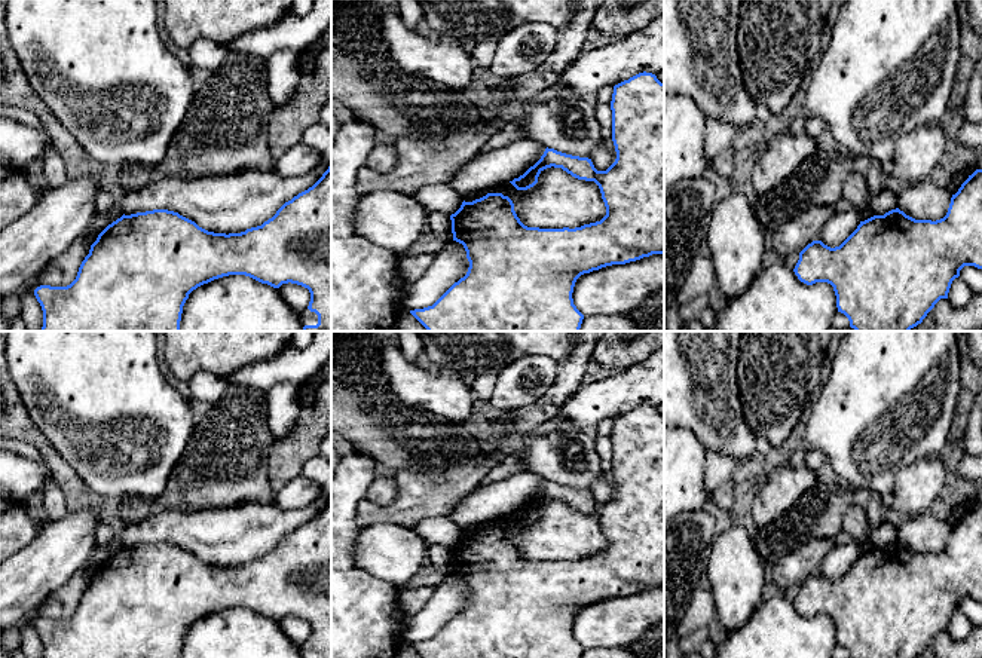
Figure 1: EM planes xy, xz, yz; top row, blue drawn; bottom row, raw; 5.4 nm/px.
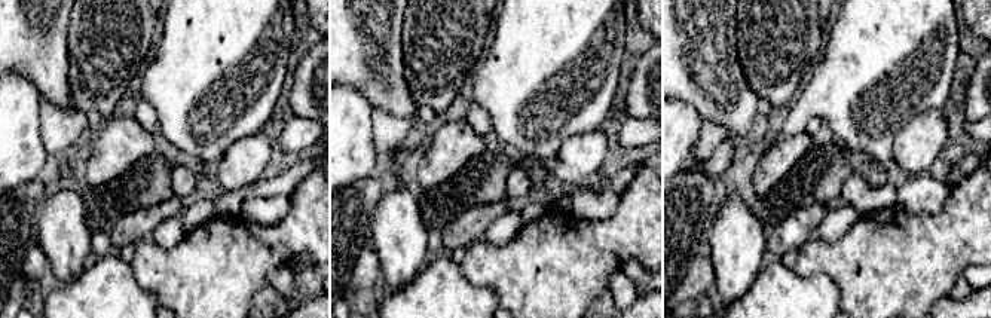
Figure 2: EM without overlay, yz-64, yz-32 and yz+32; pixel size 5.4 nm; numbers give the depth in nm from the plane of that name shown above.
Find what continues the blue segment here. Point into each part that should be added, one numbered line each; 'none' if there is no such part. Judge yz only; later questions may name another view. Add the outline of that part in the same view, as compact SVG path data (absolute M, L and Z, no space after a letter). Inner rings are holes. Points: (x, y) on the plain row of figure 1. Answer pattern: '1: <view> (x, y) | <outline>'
none

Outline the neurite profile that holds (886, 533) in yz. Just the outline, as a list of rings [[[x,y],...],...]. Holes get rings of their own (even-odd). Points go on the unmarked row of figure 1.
[[[882,523],[878,527],[872,527],[868,536],[868,542],[871,542],[875,548],[884,548],[885,545],[896,542],[897,539],[897,527]]]

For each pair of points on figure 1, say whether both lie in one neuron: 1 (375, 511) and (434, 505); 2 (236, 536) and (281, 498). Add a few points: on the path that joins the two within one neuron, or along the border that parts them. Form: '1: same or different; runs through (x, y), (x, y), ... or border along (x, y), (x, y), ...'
1: same; runs through (389, 511), (403, 511), (412, 505), (419, 505)
2: different; border along (271, 501), (288, 508), (300, 508), (309, 502)

